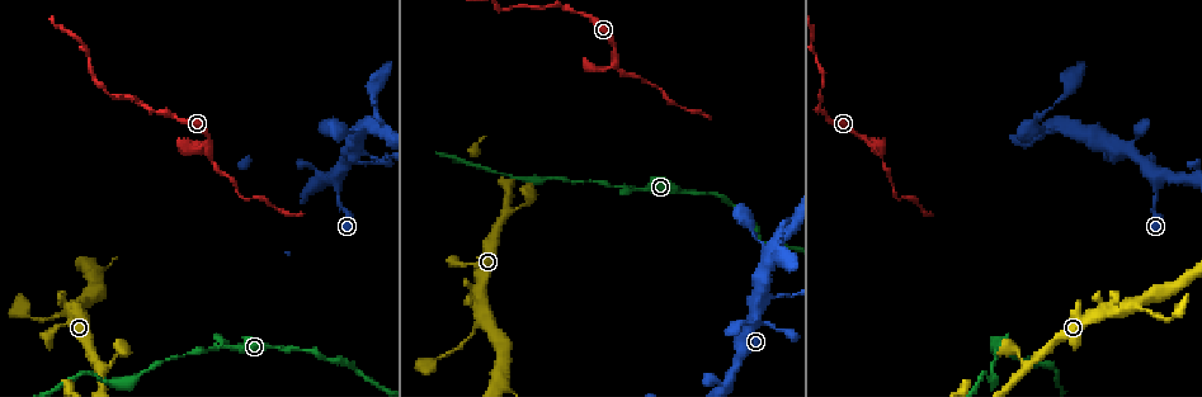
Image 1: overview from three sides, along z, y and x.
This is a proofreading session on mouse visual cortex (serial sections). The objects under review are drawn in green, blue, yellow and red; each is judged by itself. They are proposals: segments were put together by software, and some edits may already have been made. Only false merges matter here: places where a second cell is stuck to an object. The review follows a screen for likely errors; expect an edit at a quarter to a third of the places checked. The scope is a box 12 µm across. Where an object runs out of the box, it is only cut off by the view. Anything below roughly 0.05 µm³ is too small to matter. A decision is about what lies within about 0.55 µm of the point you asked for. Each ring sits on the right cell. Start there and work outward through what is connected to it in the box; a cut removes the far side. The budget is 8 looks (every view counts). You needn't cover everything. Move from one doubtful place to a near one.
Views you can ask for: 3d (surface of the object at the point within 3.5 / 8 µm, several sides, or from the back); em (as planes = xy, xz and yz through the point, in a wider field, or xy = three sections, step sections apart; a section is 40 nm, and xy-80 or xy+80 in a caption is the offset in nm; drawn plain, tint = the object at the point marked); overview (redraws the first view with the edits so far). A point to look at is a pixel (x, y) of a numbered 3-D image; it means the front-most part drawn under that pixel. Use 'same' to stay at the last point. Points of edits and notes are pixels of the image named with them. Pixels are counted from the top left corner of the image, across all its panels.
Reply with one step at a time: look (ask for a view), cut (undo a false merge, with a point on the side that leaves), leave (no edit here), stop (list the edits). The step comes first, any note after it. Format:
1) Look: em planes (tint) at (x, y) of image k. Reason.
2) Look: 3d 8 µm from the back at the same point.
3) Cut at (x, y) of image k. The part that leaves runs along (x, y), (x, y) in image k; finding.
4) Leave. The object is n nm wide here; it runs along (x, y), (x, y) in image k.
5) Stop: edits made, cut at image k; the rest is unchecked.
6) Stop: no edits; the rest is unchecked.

Look: 3d 3.5 µm at (1026, 366) of image 1. Sharp bend.

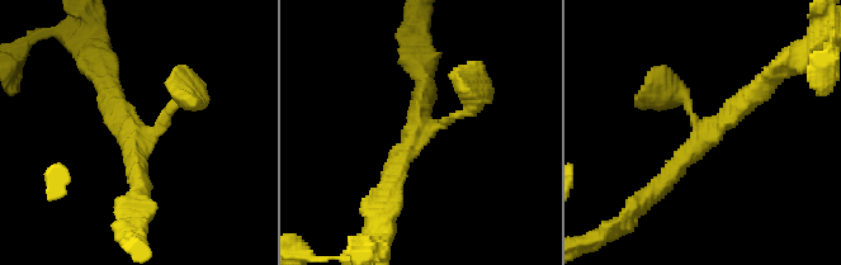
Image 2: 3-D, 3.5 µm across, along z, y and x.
Look: em planes (tint) at (136, 137) of image 2. 3 arms meet here; the arms are 150, 250, 250 nm wide; now the EM.

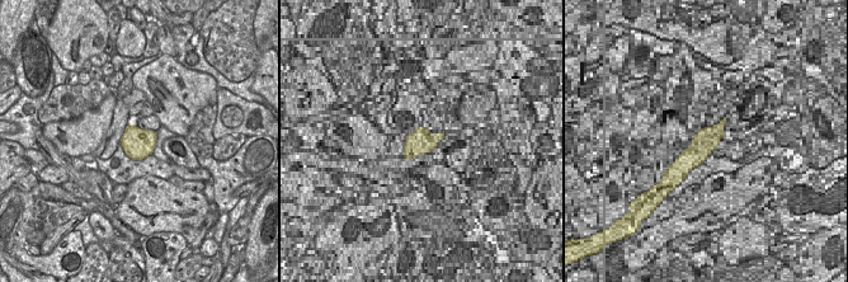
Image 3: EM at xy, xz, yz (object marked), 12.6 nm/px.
Leave. It runs along (390, 187), (414, 137), (472, 105), (472, 95) in image 2; continuous, no second cell.

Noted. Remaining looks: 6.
Look: 3d 3.5 µm at (210, 146) of image 1. Abrupt turn.

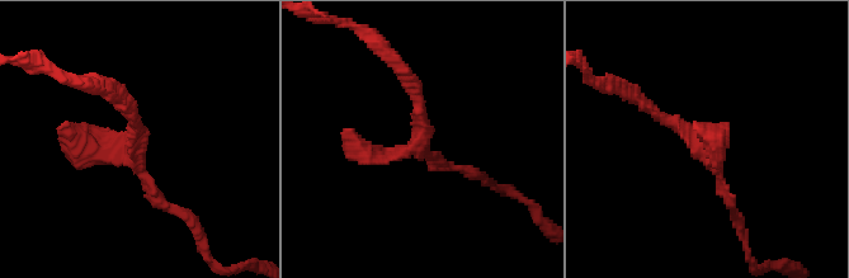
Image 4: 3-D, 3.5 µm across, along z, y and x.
Look: em xy step 1 (tint) at (420, 145) of image 4.

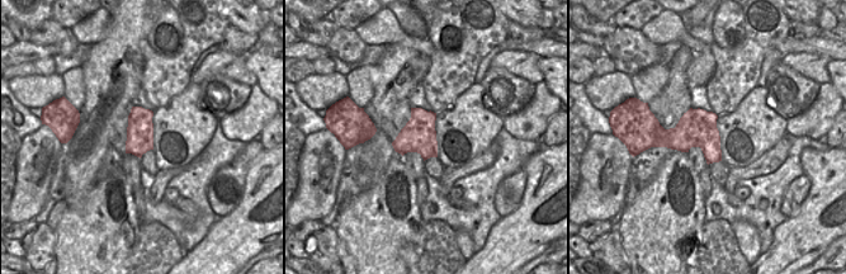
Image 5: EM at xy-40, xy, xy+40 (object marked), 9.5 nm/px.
Leave. It runs along (646, 105), (708, 147), (734, 211) in image 4; all the same cell.

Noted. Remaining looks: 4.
Look: 3d 3.5 µm at (209, 346) of image 1. Sudden change in width.

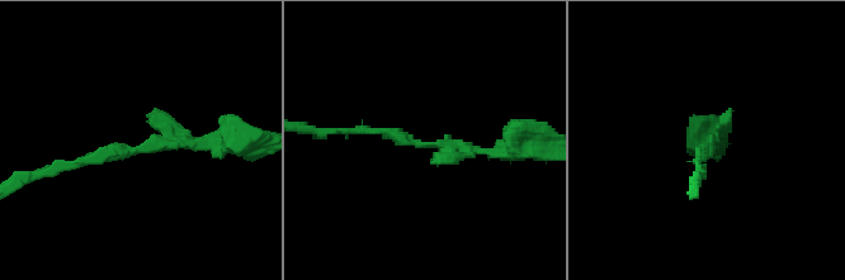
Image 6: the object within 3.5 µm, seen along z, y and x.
Look: em xy step 1 (tint) at (142, 147) of image 6. The arms are 100, 100 nm wide; now the EM.

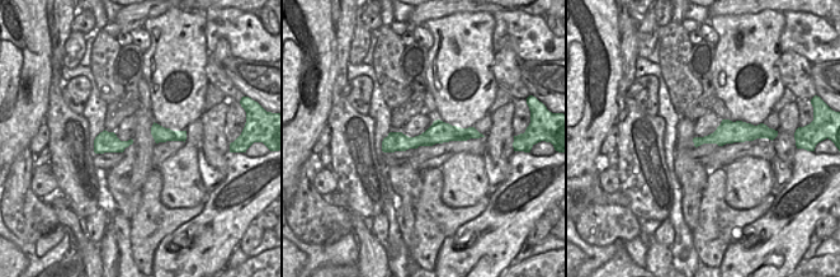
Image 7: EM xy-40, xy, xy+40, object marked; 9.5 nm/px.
Leave. All the same cell.

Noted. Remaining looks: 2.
Stop: no edits; the rest is unchecked.

